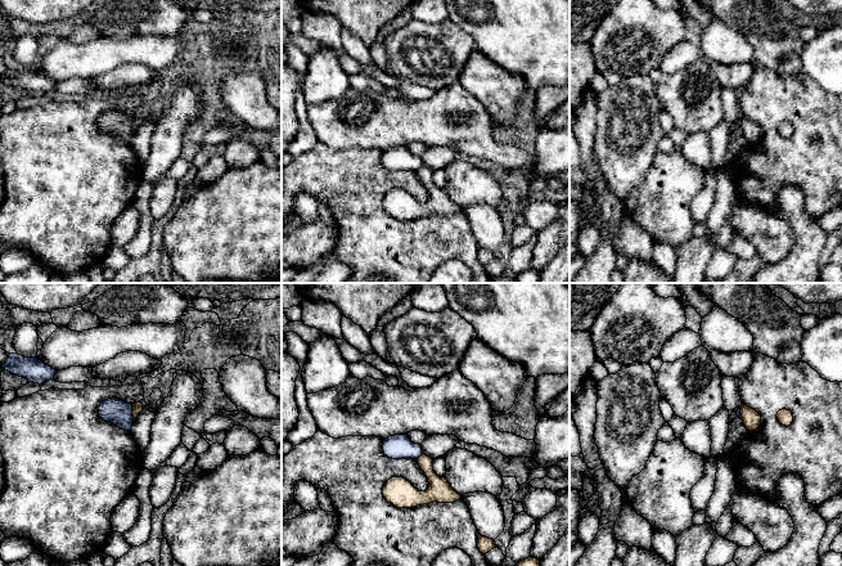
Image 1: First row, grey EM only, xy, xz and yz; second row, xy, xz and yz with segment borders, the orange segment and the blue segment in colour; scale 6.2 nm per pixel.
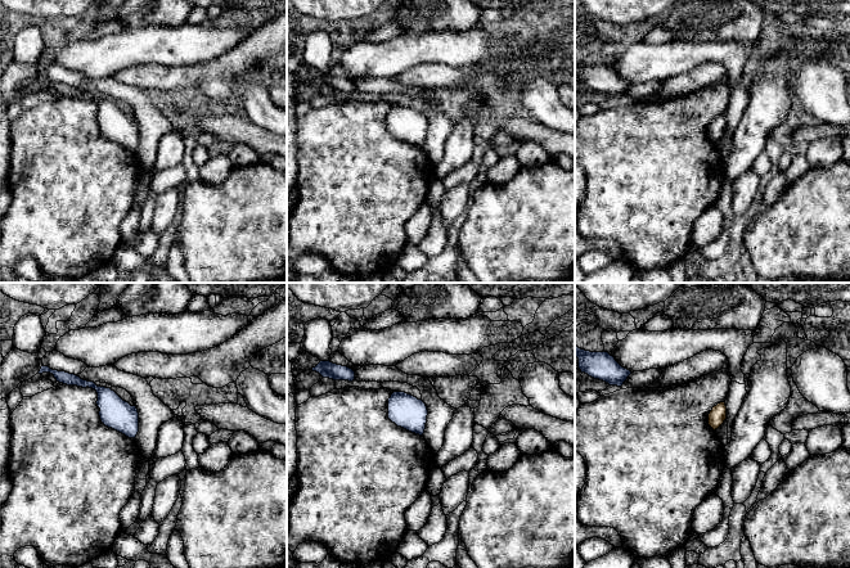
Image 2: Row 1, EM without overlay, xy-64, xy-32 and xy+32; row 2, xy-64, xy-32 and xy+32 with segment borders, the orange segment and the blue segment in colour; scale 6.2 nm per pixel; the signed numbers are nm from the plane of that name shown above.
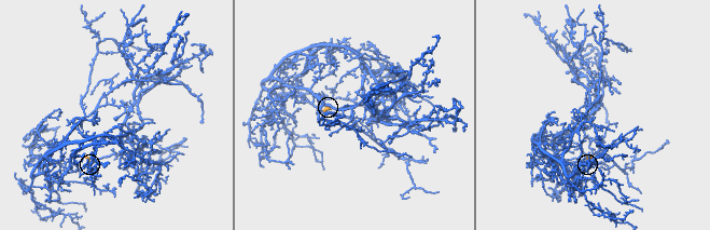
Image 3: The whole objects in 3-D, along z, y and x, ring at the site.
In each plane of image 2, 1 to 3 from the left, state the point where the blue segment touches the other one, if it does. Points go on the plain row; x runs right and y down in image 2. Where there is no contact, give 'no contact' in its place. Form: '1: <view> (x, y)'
1: no contact
2: no contact
3: no contact

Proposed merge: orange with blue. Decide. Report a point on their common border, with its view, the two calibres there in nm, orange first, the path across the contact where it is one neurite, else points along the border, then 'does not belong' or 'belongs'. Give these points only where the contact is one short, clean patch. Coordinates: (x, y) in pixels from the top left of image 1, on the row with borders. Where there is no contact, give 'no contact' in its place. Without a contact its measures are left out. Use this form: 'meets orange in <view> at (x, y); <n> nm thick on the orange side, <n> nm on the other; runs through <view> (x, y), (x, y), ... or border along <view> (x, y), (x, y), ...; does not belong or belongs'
meets orange in xy at (133, 413); 60 nm thick on the orange side, 160 nm on the other; border along xy (131, 404), (133, 422); does not belong

